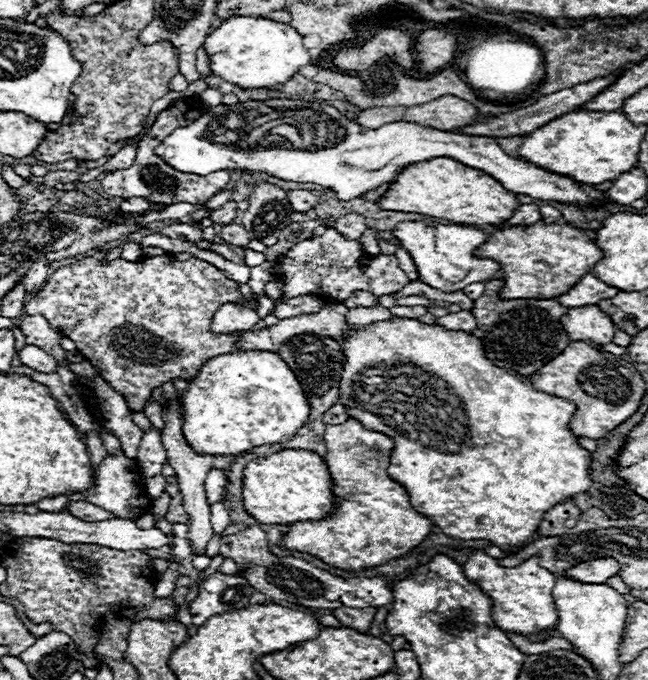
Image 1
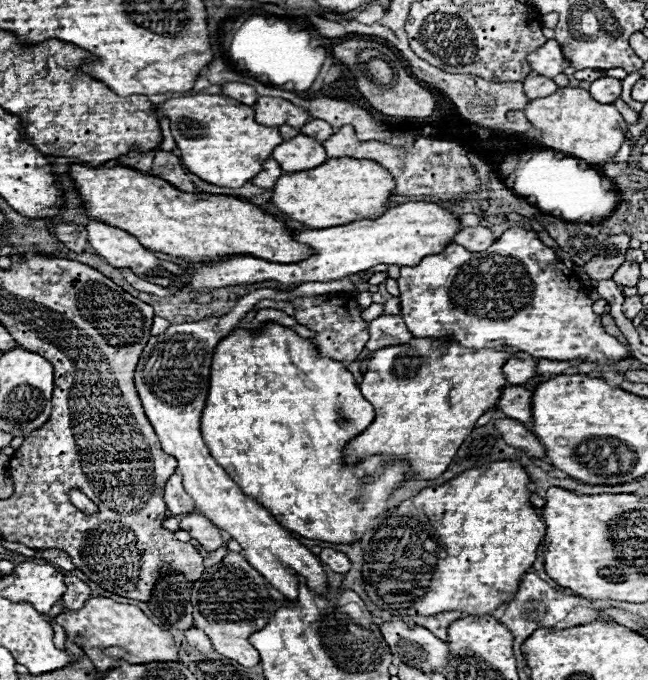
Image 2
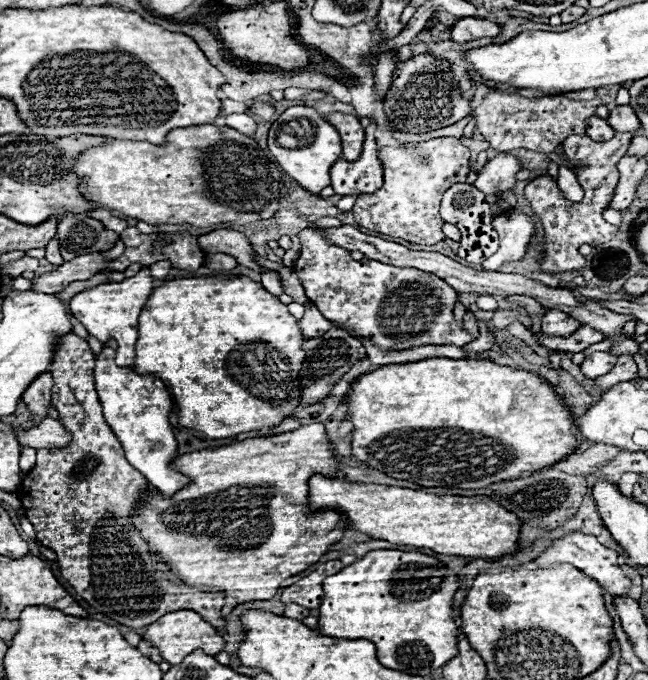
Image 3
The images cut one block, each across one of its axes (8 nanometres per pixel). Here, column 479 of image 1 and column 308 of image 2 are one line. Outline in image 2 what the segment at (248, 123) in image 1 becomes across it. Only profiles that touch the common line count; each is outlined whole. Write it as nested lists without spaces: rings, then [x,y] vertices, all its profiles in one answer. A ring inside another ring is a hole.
[[[304,134],[284,140],[280,146],[274,148],[272,158],[288,174],[298,172],[298,170],[312,170],[328,160],[324,146],[318,140]]]

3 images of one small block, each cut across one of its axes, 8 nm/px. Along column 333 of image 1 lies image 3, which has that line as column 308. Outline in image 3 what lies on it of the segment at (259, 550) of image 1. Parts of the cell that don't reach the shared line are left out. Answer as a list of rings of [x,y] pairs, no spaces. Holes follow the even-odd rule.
[[[330,560],[326,564],[322,564],[318,570],[310,572],[308,576],[304,576],[302,580],[298,580],[296,584],[284,588],[282,592],[282,602],[284,604],[300,604],[308,610],[318,608],[320,606],[320,598],[322,598],[322,582],[324,578],[340,572],[344,568],[344,564],[340,560]]]

